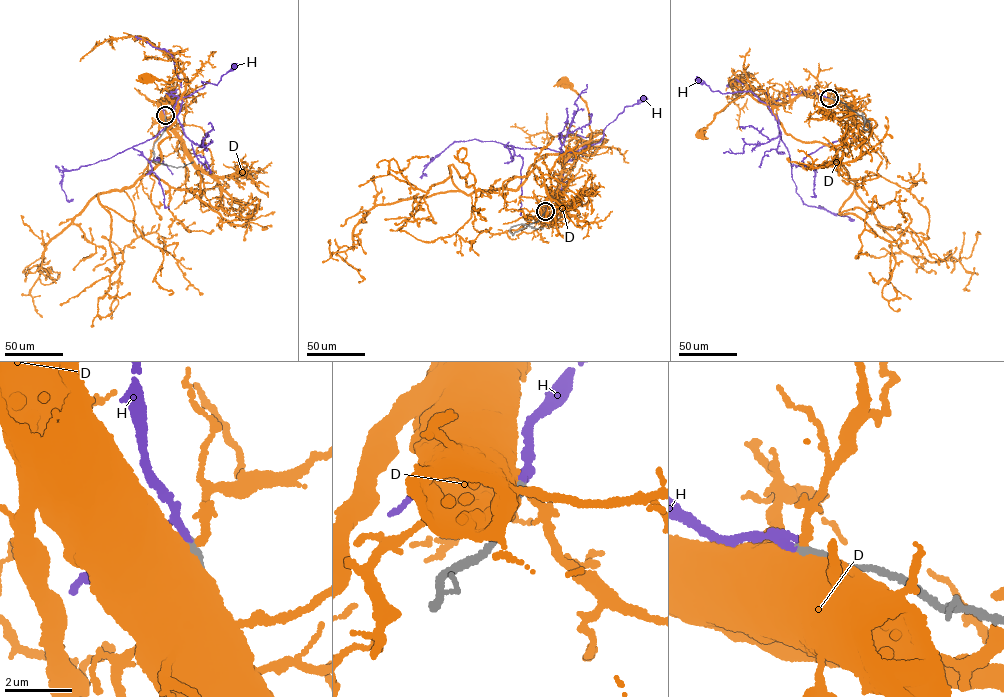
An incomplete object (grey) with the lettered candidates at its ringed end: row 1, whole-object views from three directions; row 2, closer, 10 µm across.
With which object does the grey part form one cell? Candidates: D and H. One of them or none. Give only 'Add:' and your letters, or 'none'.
Add: H

